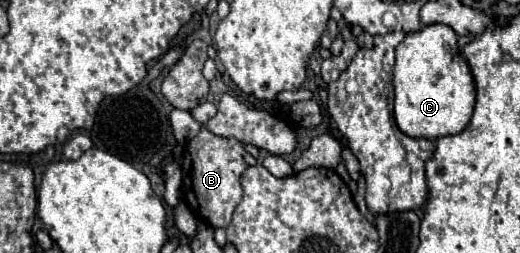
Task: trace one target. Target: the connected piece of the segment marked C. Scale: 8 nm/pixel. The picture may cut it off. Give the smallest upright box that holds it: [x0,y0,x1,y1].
[394,24,476,140]

